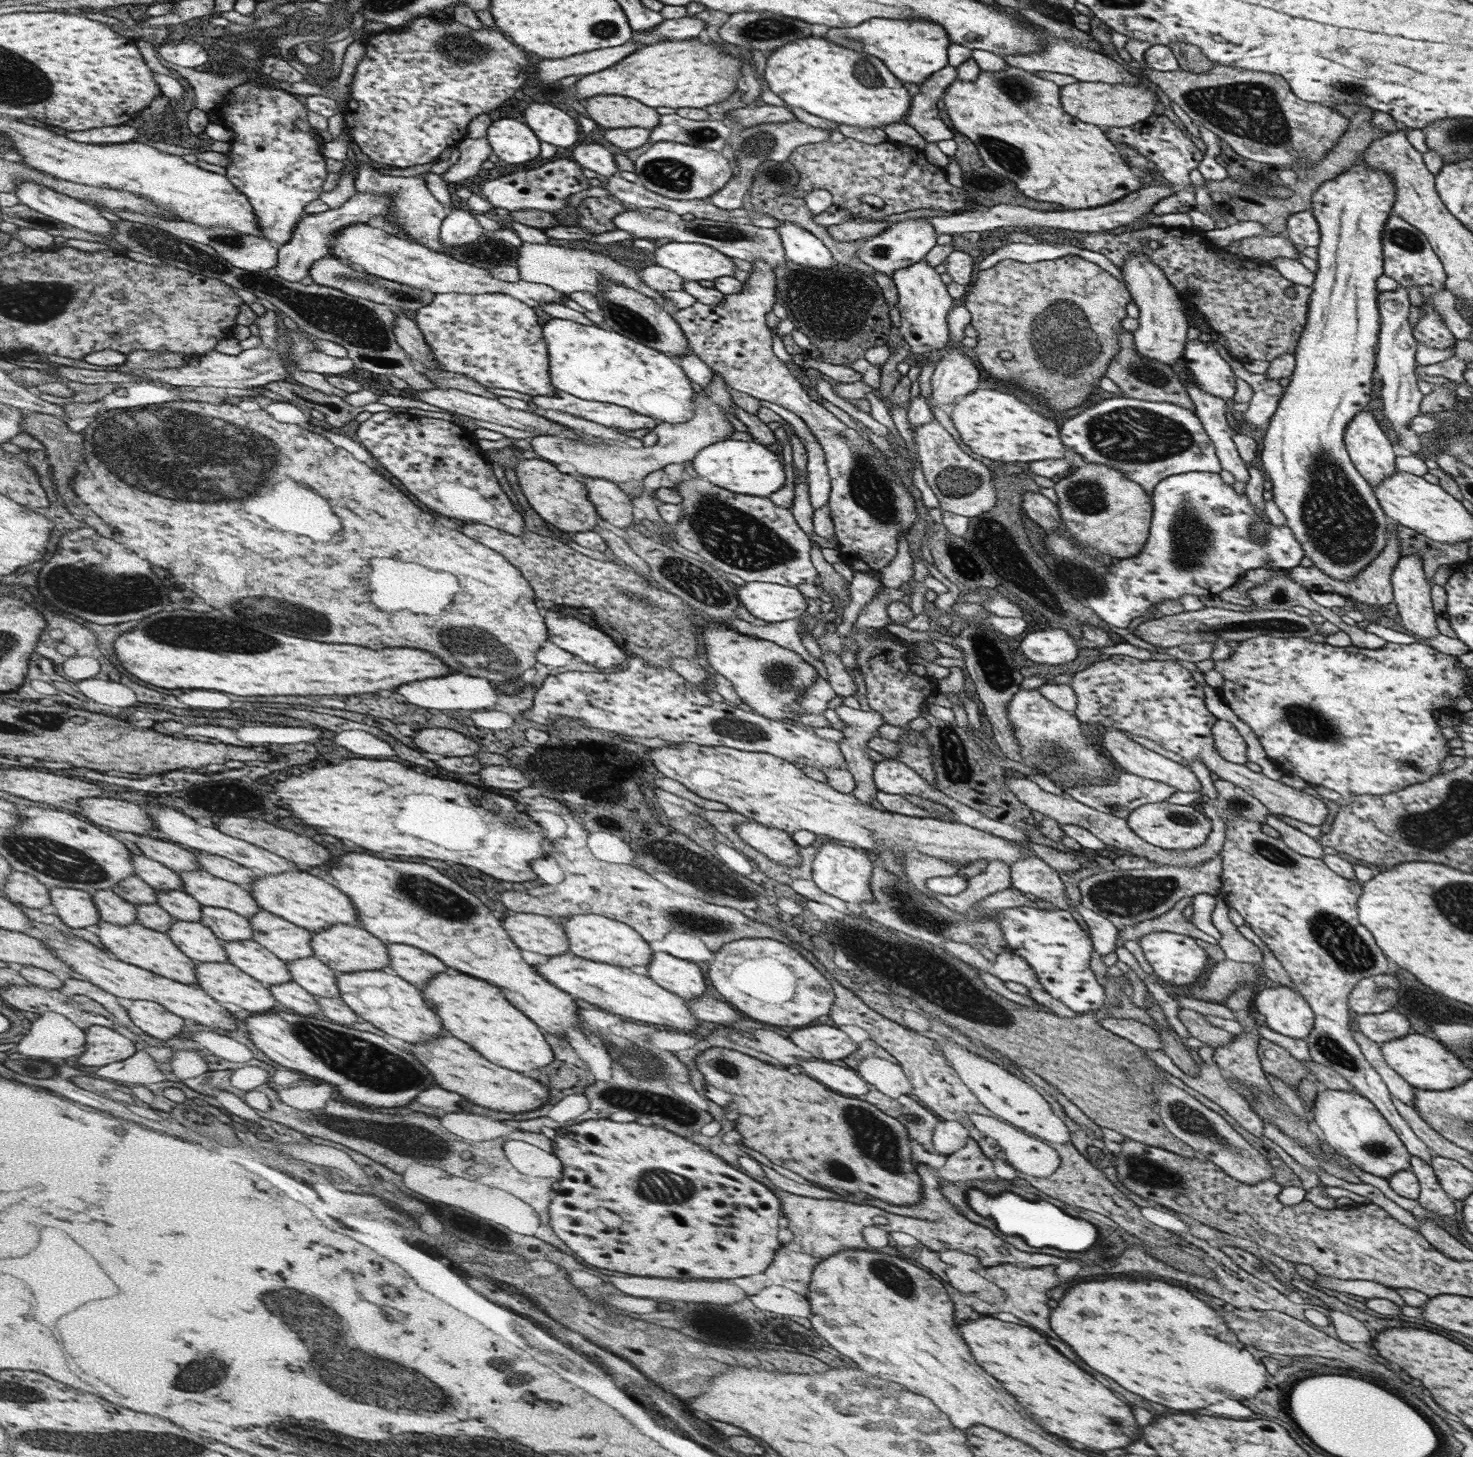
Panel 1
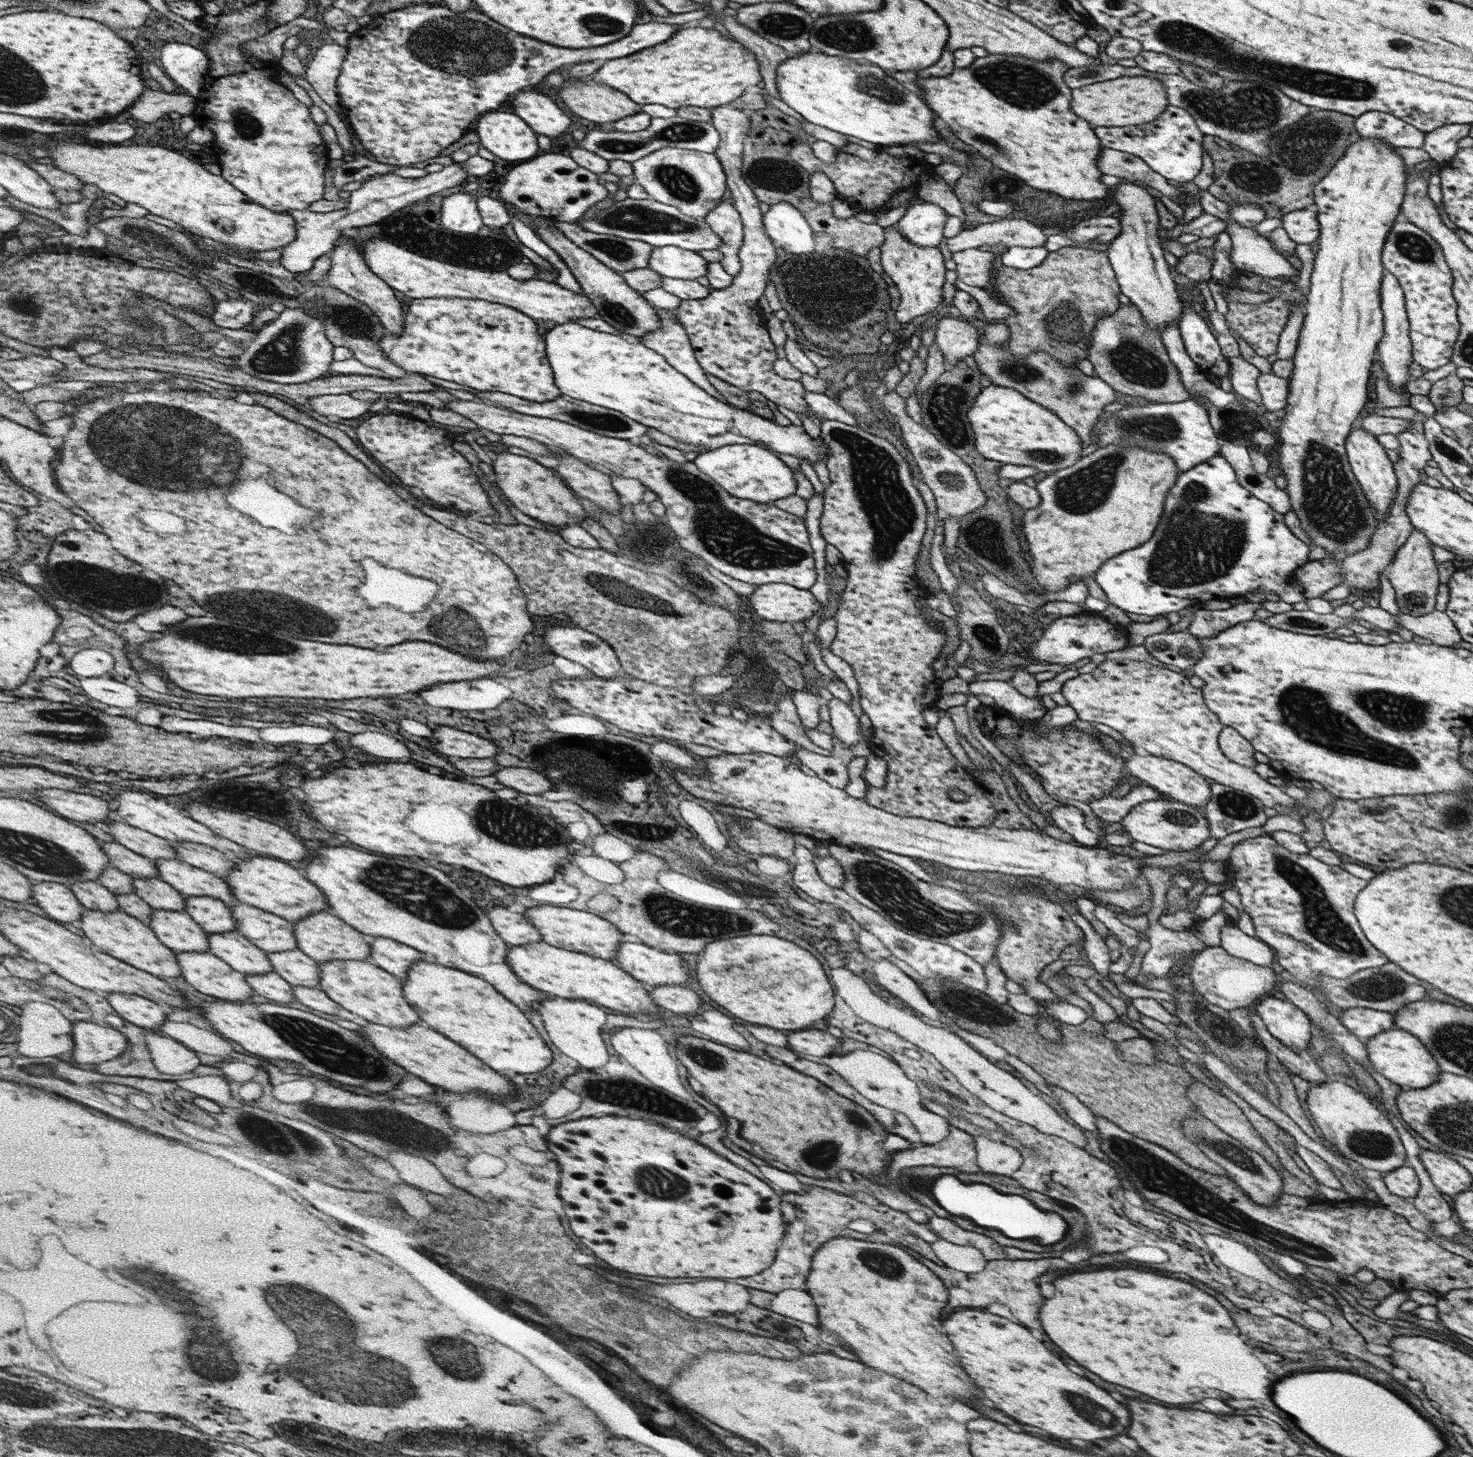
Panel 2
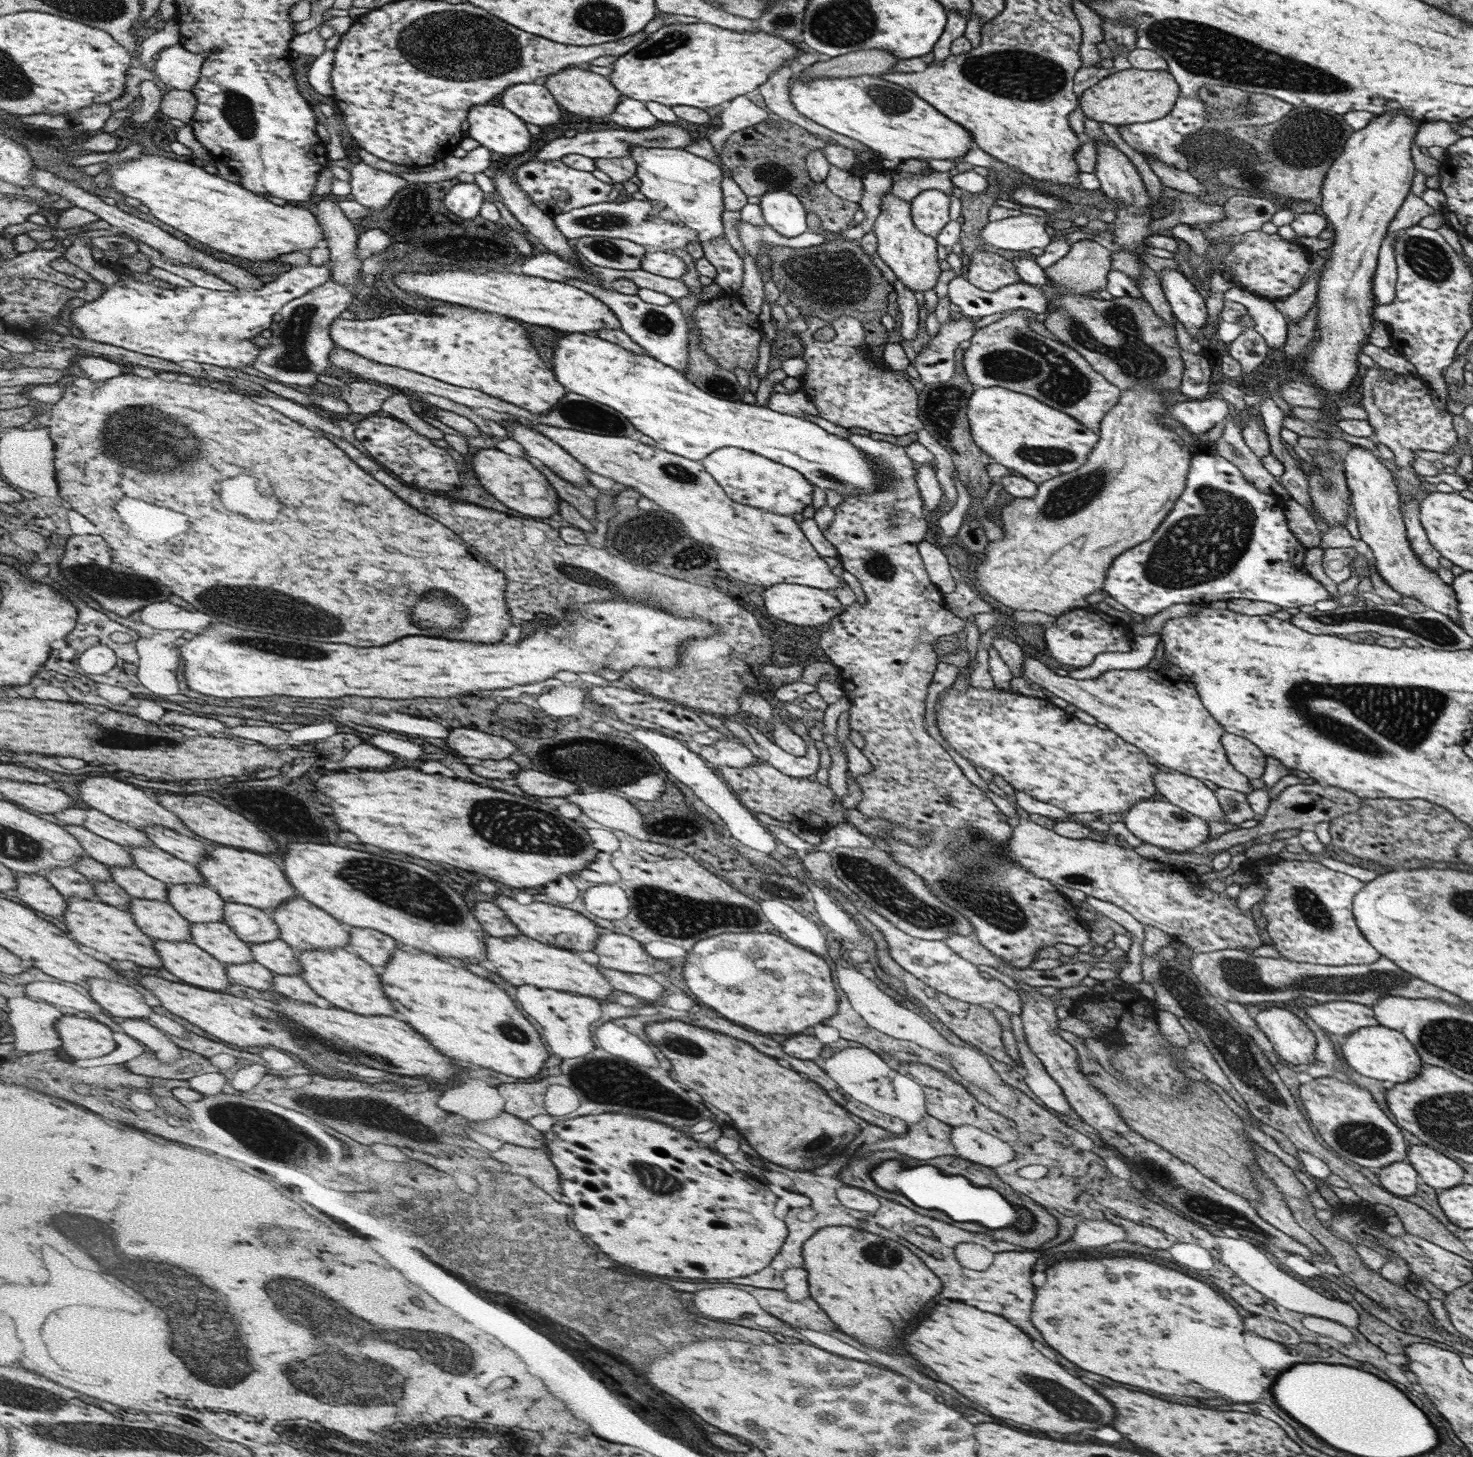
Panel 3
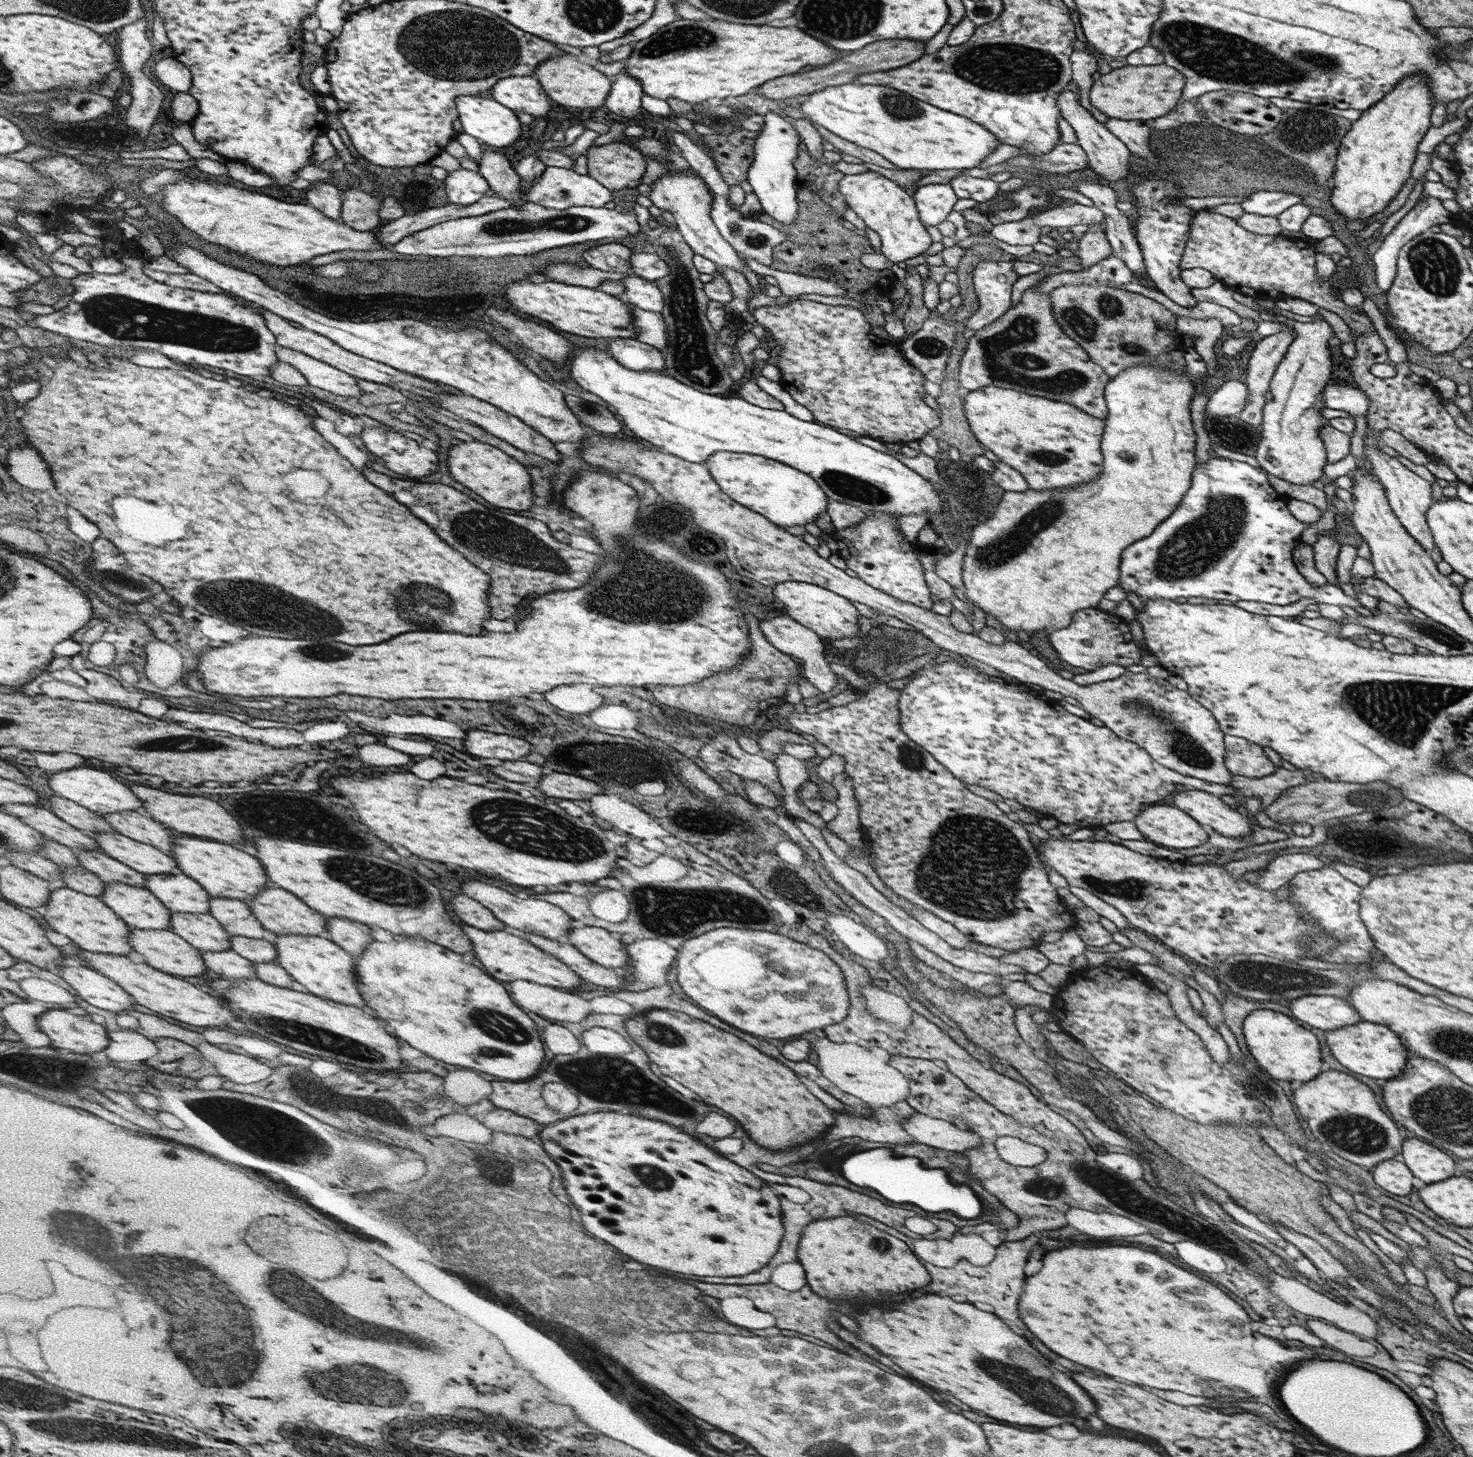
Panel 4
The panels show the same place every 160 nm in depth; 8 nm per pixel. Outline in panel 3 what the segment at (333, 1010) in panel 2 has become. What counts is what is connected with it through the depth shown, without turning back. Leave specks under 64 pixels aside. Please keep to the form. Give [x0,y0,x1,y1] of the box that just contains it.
[273,974,334,1007]

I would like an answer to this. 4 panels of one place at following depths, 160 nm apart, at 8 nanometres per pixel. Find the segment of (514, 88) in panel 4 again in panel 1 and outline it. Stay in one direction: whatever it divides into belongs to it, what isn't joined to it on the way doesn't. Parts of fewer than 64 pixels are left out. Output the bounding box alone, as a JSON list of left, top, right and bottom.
[524,104,578,148]

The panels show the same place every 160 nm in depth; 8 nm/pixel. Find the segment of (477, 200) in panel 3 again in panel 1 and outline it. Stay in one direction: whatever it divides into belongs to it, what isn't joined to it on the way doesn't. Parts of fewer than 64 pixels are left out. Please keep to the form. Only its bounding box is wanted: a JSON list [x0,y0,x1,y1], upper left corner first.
[438,209,485,246]

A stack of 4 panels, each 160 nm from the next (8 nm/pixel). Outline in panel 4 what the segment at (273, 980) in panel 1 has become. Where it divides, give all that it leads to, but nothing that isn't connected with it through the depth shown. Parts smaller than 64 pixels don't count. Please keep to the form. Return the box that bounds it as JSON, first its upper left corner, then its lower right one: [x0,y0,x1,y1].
[171,911,232,952]

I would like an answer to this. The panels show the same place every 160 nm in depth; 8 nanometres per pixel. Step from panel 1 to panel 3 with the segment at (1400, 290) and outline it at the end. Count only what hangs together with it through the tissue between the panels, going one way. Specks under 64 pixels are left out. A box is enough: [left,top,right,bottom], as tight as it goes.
[1373,231,1399,305]

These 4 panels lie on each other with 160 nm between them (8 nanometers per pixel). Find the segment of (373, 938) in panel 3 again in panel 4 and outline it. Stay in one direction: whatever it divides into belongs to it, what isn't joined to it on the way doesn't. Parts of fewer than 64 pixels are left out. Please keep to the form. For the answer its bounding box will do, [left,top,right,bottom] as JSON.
[321,917,374,955]

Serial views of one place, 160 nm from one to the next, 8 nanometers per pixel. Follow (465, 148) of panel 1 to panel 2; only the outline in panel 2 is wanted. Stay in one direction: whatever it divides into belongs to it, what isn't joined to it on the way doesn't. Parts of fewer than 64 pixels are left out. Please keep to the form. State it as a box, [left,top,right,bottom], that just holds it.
[278,162,471,273]

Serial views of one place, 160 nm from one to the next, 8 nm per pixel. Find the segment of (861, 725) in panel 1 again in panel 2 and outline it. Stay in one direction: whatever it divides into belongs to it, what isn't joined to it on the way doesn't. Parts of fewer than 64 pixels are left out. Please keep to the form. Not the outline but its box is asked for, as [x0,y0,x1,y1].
[825,697,873,746]

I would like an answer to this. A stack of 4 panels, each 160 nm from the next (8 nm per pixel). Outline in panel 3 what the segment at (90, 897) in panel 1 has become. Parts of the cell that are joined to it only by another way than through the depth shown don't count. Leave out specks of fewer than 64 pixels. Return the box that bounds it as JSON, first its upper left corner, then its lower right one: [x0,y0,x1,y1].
[15,873,69,916]

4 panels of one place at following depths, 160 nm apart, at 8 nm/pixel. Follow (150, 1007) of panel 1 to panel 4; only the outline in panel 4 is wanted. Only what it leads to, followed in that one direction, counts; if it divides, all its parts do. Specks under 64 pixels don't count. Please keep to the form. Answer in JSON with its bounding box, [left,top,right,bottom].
[60,962,137,1014]

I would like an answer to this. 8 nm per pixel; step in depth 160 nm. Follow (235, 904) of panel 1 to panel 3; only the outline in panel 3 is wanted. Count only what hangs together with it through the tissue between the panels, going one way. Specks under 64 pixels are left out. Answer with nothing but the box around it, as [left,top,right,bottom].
[130,846,208,886]

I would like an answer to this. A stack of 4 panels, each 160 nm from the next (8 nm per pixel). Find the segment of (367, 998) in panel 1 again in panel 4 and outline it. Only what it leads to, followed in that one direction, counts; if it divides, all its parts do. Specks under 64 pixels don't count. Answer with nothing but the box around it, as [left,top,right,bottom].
[270,935,366,1007]

